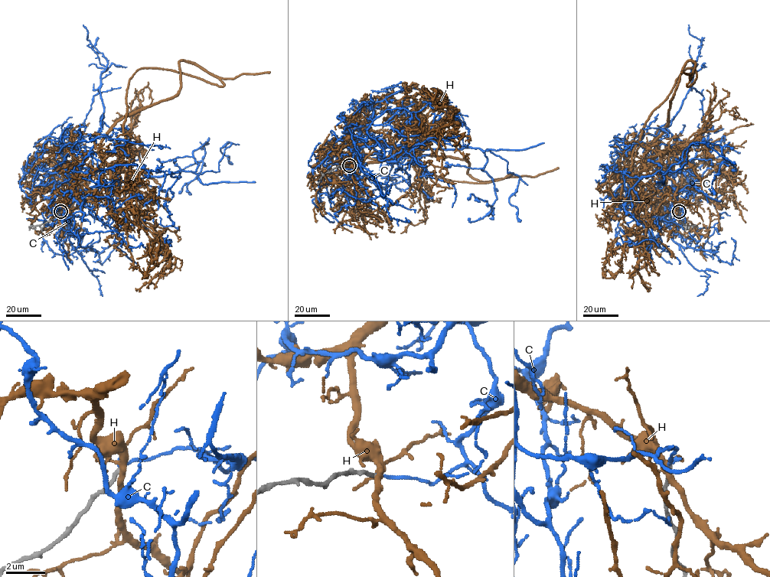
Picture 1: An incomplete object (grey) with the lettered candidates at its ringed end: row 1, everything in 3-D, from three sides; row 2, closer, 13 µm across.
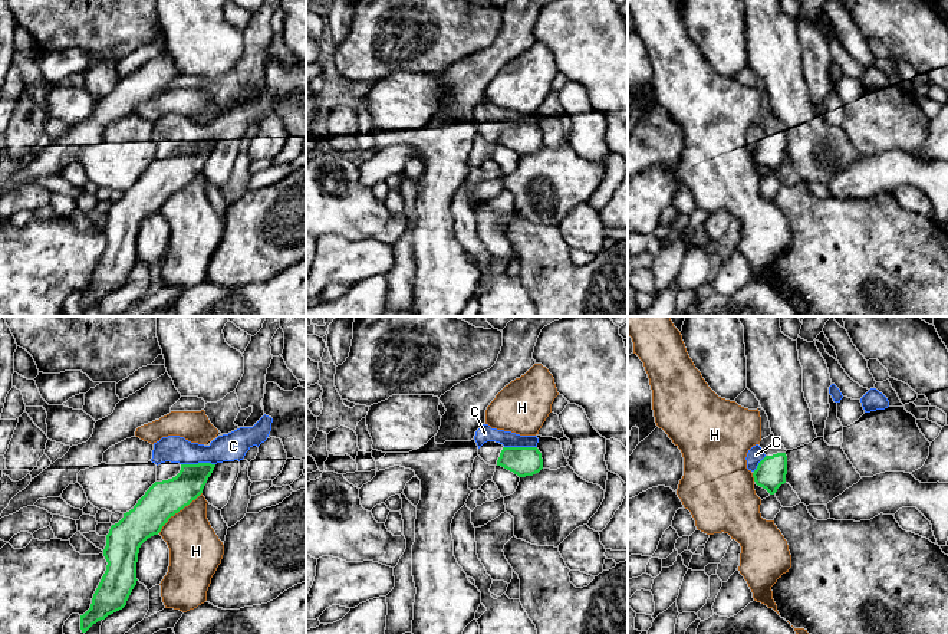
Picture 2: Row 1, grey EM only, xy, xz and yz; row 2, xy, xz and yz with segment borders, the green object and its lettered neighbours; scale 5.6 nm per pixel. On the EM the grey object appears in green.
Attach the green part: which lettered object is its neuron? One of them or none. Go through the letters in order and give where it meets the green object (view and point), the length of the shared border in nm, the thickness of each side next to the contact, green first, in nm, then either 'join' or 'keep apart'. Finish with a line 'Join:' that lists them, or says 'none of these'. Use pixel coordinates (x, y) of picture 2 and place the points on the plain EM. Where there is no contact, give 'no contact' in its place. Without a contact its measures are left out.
C: meets green in xy at (198, 141); contact 190 nm long; 190 nm thick on the green side, 160 nm on the other; keep apart
H: meets green in xy at (178, 189); contact 340 nm long; 200 nm thick on the green side, 300 nm on the other; keep apart
Join: none of these

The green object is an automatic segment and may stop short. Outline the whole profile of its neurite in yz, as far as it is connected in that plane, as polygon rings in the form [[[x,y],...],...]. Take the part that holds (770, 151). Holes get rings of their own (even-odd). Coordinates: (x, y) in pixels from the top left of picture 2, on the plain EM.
[[[773,111],[763,116],[758,124],[763,127],[766,135],[758,141],[753,155],[757,164],[774,173],[786,161],[787,128]]]

